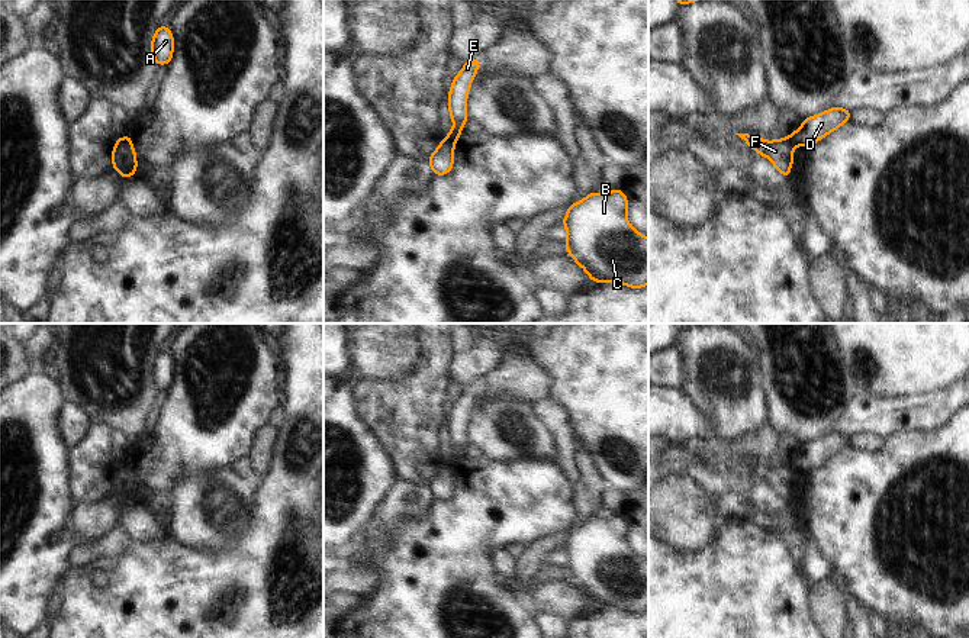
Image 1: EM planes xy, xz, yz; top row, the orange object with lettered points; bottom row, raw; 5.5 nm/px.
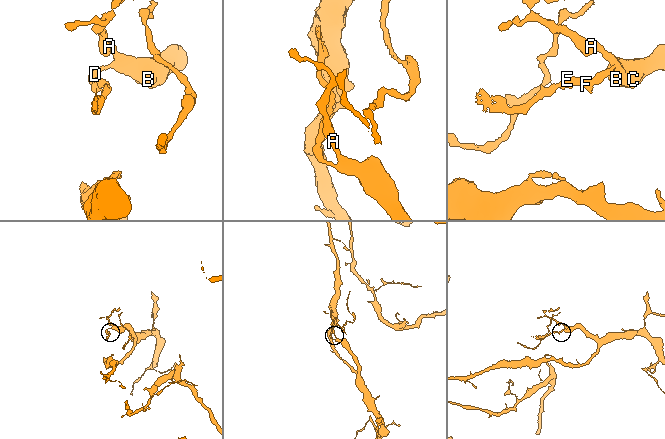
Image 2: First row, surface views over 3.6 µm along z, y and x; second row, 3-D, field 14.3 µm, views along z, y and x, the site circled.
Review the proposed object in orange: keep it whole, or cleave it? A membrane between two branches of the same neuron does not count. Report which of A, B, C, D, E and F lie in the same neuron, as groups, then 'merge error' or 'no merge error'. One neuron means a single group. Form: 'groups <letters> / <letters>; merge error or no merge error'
groups A B C D / E F; merge error

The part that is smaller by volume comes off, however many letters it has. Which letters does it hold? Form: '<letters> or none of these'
E, F

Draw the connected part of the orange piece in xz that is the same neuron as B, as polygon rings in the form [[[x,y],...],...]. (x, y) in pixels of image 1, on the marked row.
[[[621,188],[609,193],[590,191],[569,206],[560,225],[567,229],[564,245],[569,257],[587,273],[590,281],[643,289],[648,284],[648,238],[631,226],[627,209],[628,197]]]

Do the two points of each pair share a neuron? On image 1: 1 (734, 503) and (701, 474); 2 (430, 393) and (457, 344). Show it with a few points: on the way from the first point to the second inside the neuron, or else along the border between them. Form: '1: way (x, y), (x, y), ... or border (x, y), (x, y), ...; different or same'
1: way (726, 499), (710, 483); same
2: border (450, 338), (450, 347), (454, 351); different

